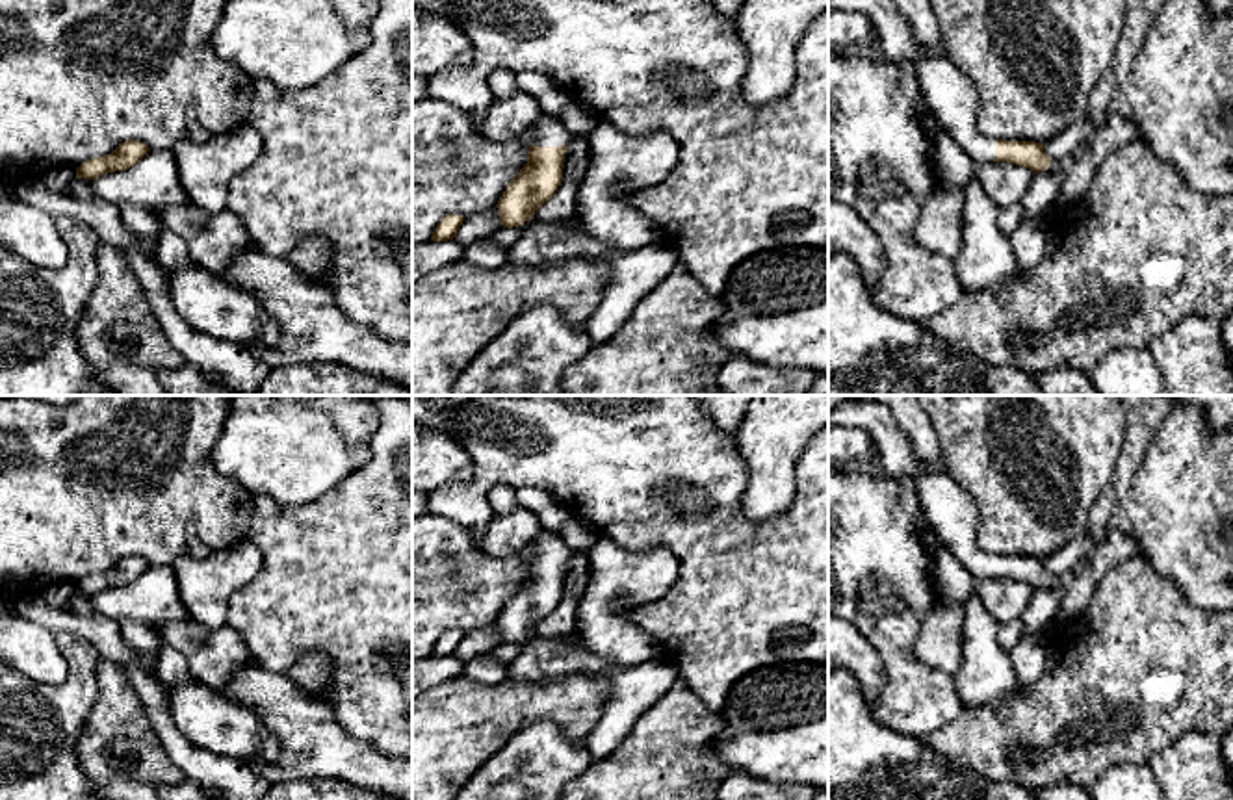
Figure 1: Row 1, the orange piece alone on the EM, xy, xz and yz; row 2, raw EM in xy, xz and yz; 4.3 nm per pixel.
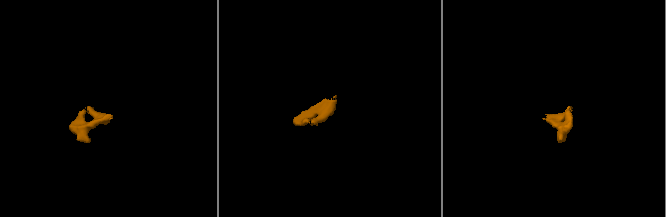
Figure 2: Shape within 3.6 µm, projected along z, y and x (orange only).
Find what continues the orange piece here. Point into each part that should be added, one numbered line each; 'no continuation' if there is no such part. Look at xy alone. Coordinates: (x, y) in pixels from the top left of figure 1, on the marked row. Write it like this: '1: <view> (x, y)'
no continuation

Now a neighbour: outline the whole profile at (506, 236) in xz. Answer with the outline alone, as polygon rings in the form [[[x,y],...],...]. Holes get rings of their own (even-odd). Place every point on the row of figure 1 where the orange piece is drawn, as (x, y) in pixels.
[[[531,215],[522,226],[503,226],[488,236],[488,239],[496,241],[501,247],[511,247],[522,236],[527,225],[535,223],[535,215]]]

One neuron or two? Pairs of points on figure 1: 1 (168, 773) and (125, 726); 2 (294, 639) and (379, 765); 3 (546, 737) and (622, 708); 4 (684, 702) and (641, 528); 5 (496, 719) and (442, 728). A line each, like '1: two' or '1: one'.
1: one
2: two
3: two
4: two
5: one

